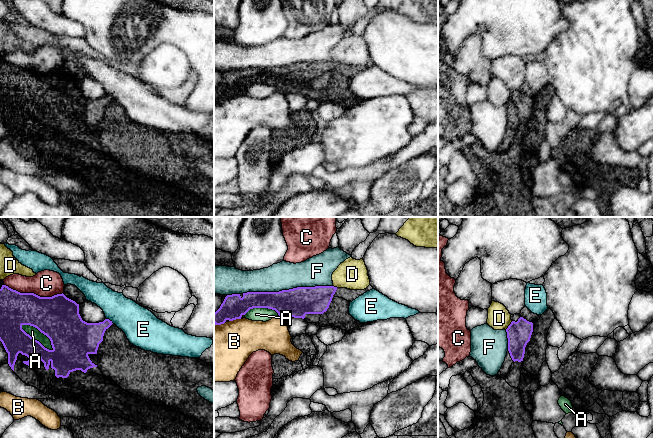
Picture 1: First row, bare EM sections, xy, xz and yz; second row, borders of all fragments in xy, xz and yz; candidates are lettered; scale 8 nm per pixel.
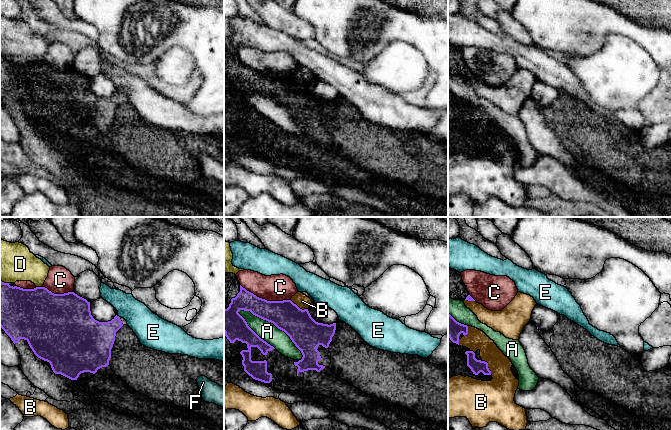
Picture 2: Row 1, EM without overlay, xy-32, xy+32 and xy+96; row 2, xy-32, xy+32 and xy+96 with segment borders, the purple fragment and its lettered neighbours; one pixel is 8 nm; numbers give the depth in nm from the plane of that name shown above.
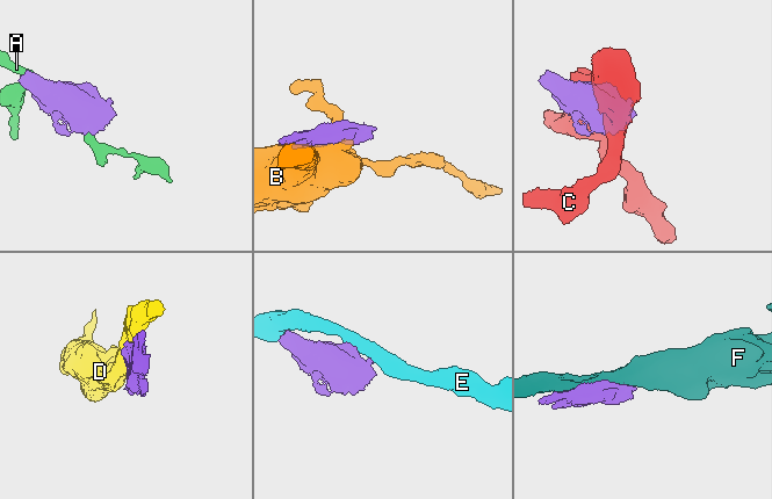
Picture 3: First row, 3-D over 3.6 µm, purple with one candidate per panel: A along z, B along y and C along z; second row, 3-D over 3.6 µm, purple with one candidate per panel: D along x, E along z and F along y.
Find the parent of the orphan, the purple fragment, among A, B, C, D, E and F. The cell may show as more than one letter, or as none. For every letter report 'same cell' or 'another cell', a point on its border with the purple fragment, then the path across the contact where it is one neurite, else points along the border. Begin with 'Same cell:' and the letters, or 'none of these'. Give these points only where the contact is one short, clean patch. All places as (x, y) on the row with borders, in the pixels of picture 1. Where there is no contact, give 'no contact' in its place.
Same cell: none of these
A: another cell; meets purple in xy at (36, 340)
B: another cell; meets purple in xz at (234, 319)
C: another cell; meets purple in xy at (33, 293)
D: another cell; meets purple in yz at (509, 325)
E: another cell; meets purple in xy at (109, 320); border along xy (106, 318), (113, 323)
F: another cell; meets purple in xz at (287, 290)

